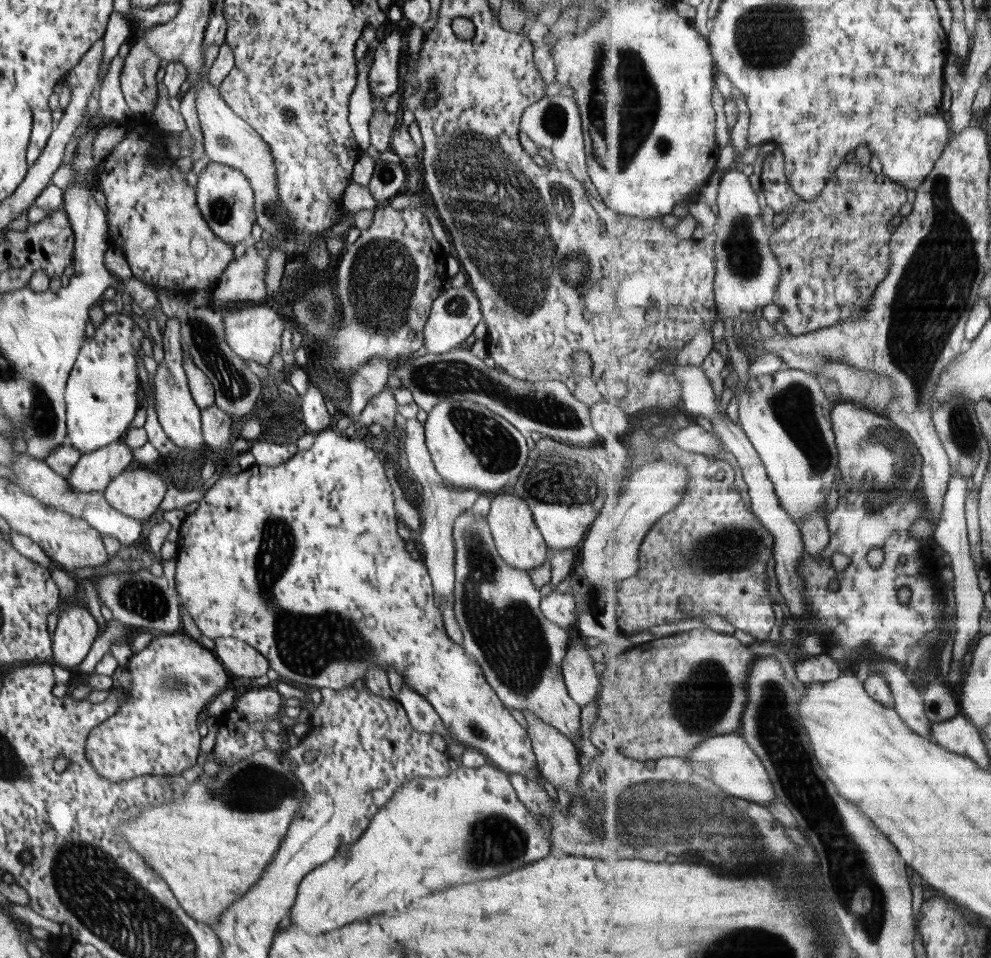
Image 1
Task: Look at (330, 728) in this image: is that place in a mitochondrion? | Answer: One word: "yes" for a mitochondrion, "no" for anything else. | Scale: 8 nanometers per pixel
no

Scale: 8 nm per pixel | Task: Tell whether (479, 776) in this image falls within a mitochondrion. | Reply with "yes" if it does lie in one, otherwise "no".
no

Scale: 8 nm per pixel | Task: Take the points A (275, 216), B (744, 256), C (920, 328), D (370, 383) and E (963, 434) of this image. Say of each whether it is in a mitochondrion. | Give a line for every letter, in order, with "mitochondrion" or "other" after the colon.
A: mitochondrion
B: mitochondrion
C: mitochondrion
D: other
E: mitochondrion

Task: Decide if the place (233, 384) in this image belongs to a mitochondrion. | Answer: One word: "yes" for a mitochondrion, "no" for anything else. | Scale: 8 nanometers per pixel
yes

